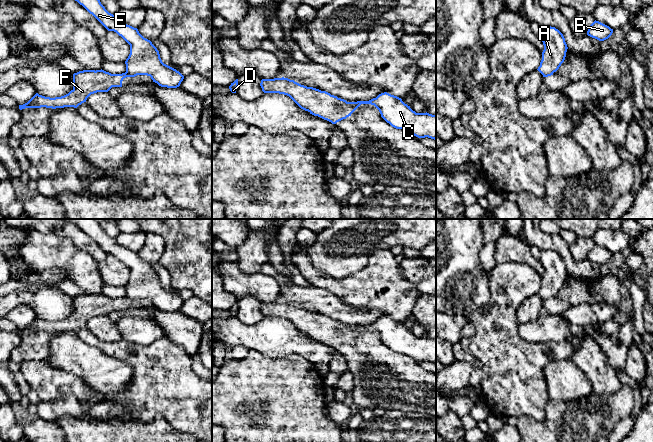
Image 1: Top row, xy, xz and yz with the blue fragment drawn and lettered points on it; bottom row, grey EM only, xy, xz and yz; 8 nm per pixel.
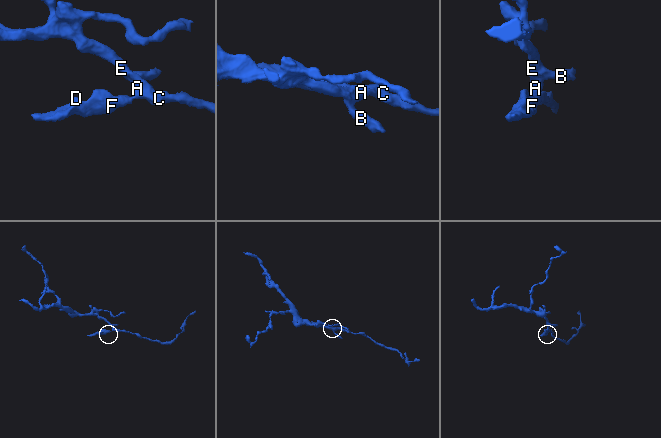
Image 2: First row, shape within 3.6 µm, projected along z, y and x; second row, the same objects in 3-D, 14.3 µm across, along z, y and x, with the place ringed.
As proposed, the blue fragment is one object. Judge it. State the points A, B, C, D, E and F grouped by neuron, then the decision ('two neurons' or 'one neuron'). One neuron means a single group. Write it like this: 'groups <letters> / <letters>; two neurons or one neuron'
groups A B C E / D F; two neurons

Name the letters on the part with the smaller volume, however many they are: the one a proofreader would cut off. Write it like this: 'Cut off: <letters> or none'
Cut off: D, F

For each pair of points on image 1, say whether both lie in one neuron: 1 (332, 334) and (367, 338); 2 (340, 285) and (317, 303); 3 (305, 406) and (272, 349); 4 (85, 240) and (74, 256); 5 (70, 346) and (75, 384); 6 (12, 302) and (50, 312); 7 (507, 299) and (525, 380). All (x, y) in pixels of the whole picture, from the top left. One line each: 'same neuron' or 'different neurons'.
1: same neuron
2: different neurons
3: different neurons
4: different neurons
5: different neurons
6: same neuron
7: same neuron

